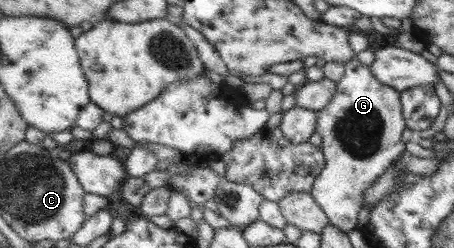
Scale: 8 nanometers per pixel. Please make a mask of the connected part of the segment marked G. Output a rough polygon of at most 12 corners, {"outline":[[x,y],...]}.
{"outline":[[354,55],[316,132],[311,196],[355,229],[365,190],[405,151],[400,92]]}

